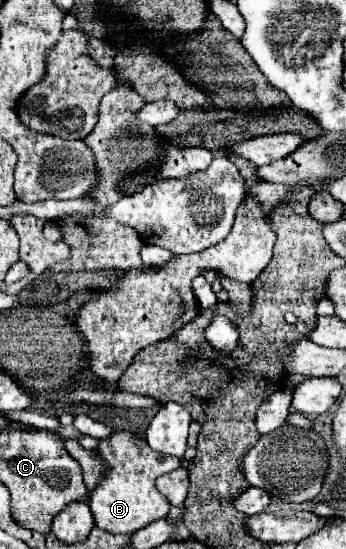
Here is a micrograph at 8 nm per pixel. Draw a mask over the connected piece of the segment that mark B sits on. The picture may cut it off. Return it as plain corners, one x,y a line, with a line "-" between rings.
116,430
108,438
100,440
94,448
98,458
106,464
108,472
88,494
88,506
94,514
94,524
106,532
136,532
160,516
168,516
170,502
156,490
156,478
180,468
182,460
176,456
160,454
152,450
146,440
128,430

